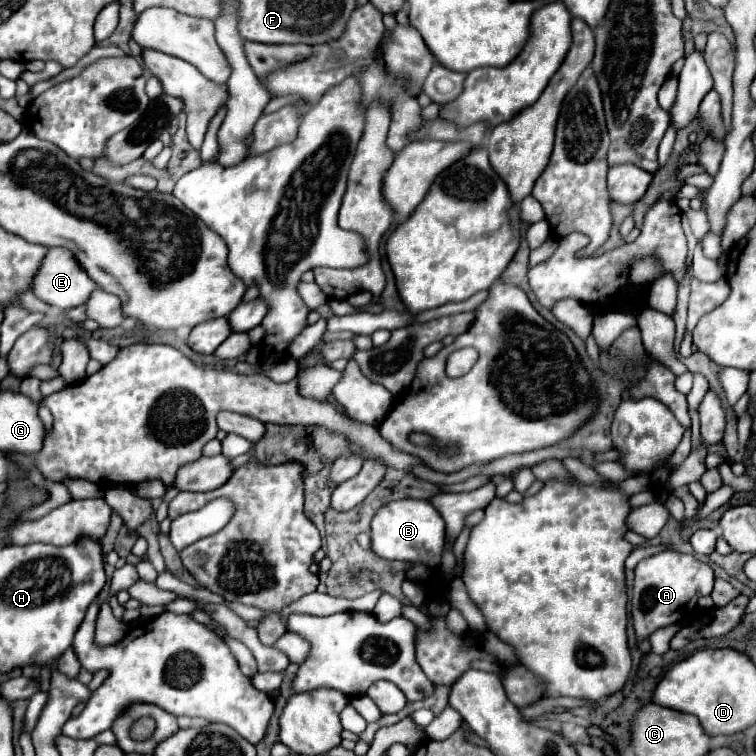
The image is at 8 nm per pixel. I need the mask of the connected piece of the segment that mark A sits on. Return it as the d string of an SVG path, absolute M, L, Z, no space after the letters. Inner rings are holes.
M664 550L650 558L644 558L634 568L634 590L632 590L632 620L636 640L642 642L662 626L674 624L698 606L698 598L710 596L714 590L714 572L708 564L696 560L690 554ZM696 604L696 606L694 606Z

